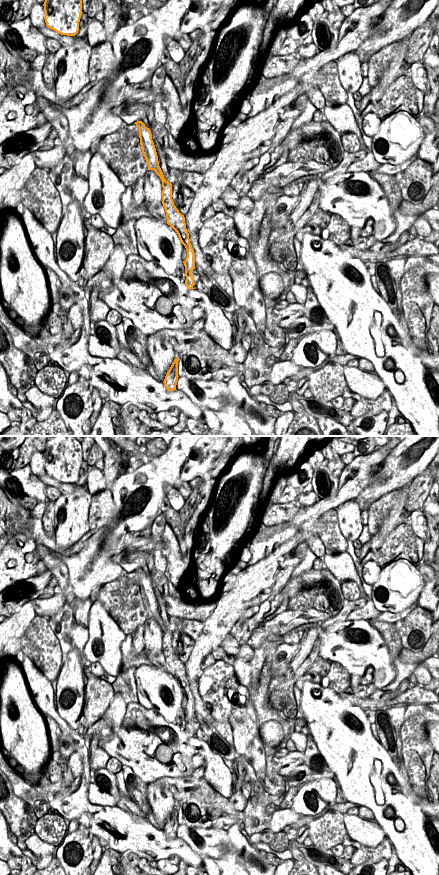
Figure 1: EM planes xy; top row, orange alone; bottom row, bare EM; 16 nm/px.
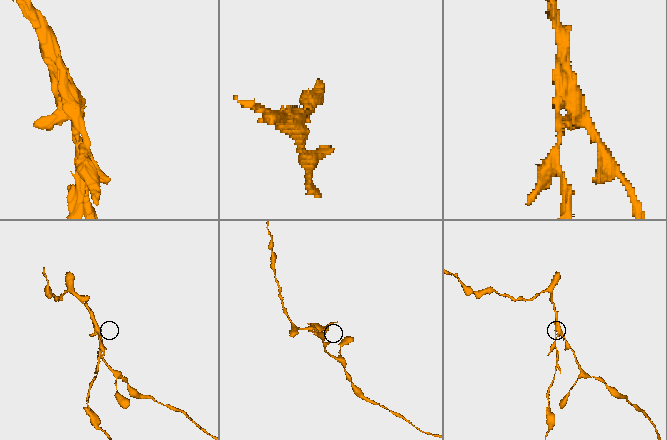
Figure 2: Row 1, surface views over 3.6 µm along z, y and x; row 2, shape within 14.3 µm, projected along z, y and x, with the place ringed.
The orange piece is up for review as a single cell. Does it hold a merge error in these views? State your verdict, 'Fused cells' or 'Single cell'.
Fused cells

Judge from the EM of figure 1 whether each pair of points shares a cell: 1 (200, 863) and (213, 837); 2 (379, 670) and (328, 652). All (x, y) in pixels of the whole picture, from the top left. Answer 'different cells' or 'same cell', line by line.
1: different cells
2: same cell

